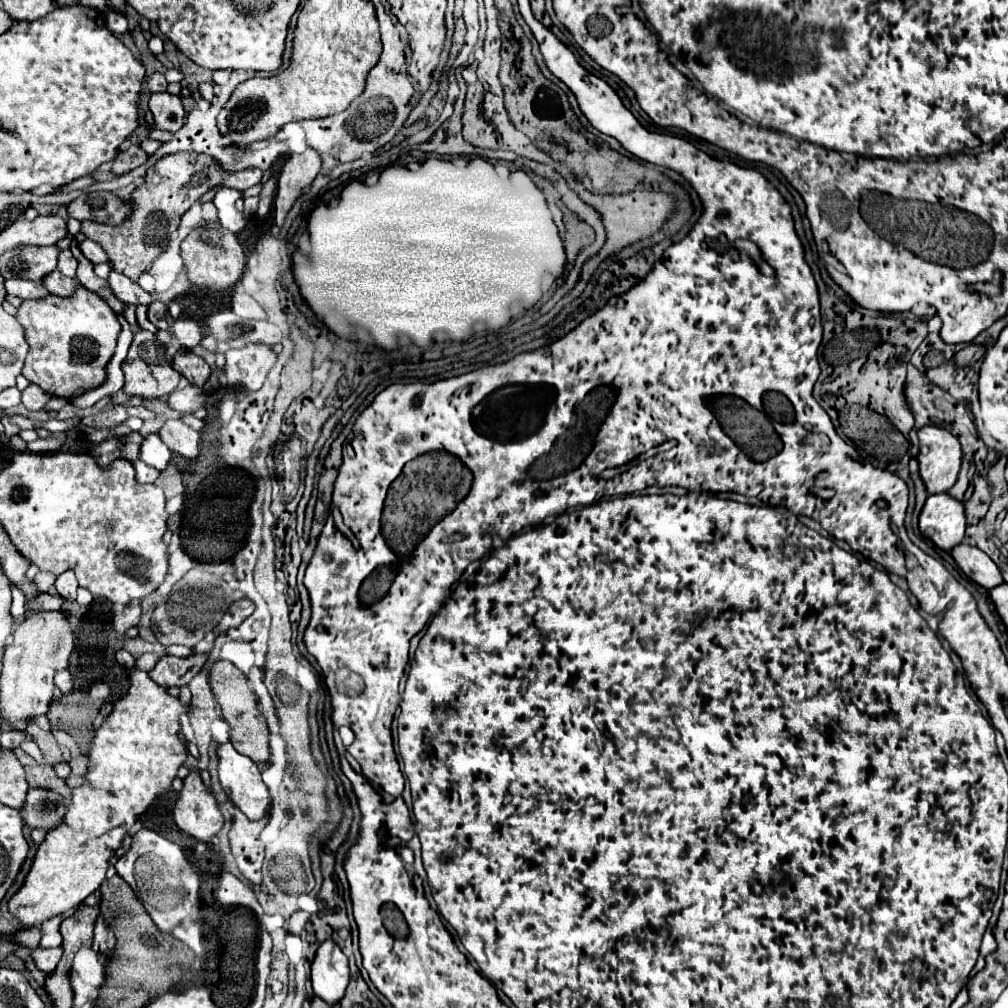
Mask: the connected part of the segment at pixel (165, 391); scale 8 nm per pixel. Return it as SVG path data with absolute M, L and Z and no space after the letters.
M144 329L134 333L134 341L128 349L128 357L122 363L122 371L126 375L124 391L128 395L138 395L144 399L158 399L158 397L170 395L182 379L182 375L176 369L172 369L172 359L168 359L166 355L166 345L162 345L154 333Z

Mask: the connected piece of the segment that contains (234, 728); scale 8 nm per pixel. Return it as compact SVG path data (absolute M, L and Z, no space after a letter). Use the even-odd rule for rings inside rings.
M216 661L210 669L210 687L220 703L222 715L230 725L230 737L232 737L232 745L246 757L250 757L254 763L266 763L270 759L270 747L268 747L268 725L266 719L262 715L262 711L258 709L256 703L256 695L250 689L246 675L232 665L230 661Z

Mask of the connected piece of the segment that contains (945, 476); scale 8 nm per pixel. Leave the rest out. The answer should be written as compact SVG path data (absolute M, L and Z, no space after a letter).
M928 425L918 431L920 445L926 453L918 455L920 477L928 489L928 493L946 493L958 477L962 449L960 441L948 433L946 429Z

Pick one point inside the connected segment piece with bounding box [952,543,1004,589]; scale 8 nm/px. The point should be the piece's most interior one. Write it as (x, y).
(977, 565)

